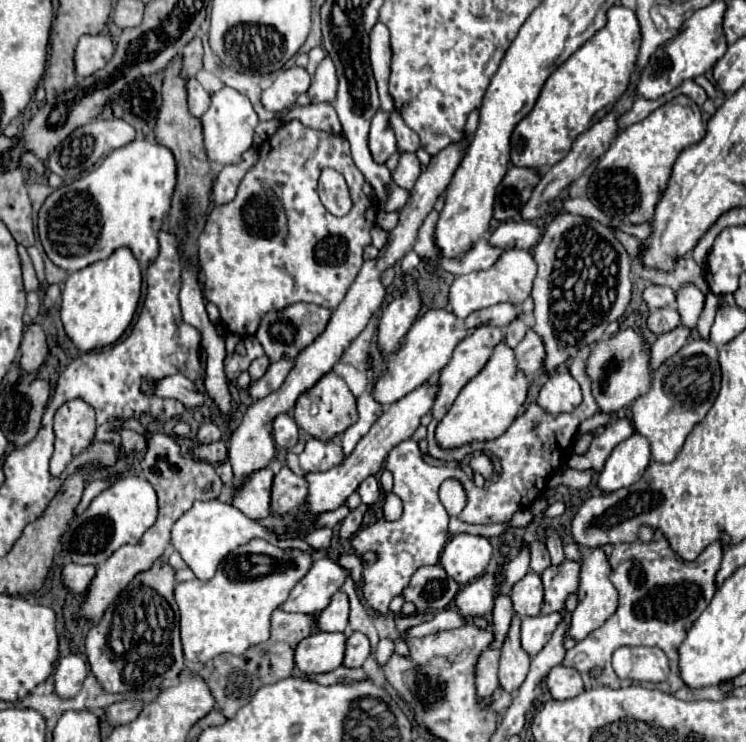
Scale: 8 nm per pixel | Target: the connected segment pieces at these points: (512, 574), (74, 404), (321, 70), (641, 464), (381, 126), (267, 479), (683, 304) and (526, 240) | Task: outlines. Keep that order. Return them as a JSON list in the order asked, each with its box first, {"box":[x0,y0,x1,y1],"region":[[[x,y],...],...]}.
[{"box":[501,548,529,592],"region":[[[523,548],[509,564],[503,564],[501,568],[503,568],[503,572],[505,572],[503,592],[509,592],[511,586],[529,572],[529,552],[527,552],[527,548]]]},{"box":[51,398,95,476],"region":[[[81,398],[65,402],[55,414],[55,452],[51,458],[51,470],[57,476],[67,462],[85,450],[95,434],[95,414]]]},{"box":[307,56,337,104],"region":[[[329,56],[319,64],[307,96],[311,102],[329,102],[329,104],[333,102],[333,98],[337,98],[337,74],[333,60]]]},{"box":[597,432,651,492],"region":[[[633,432],[627,440],[613,448],[603,470],[599,472],[597,484],[603,492],[615,492],[619,488],[631,486],[643,476],[649,462],[651,462],[649,440]]]},{"box":[369,110,397,164],"region":[[[377,110],[377,114],[371,120],[369,150],[375,158],[375,162],[381,162],[381,164],[385,164],[387,158],[397,150],[395,132],[389,126],[389,114],[385,114],[385,110]]]},{"box":[218,468,273,520],"region":[[[263,468],[253,472],[247,484],[239,490],[225,486],[218,499],[223,502],[231,500],[231,504],[251,520],[265,520],[267,516],[271,516],[269,486],[273,486],[273,472],[271,468]]]},{"box":[677,284,705,330],"region":[[[687,284],[685,288],[681,288],[677,292],[677,306],[679,306],[679,314],[681,314],[681,326],[689,326],[689,330],[693,330],[703,312],[705,296],[697,286]]]},{"box":[489,220,539,250],"region":[[[521,220],[521,222],[503,222],[499,224],[497,230],[489,236],[489,244],[497,246],[501,250],[511,250],[511,248],[521,248],[529,250],[539,242],[539,230],[535,224]]]}]

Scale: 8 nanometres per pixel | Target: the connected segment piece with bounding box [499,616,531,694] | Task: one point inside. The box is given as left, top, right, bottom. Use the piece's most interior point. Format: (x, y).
(514, 664)

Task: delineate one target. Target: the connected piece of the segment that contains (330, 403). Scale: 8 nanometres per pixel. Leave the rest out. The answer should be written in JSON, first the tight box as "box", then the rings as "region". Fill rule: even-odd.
{"box":[293,372,357,440],"region":[[[329,372],[311,390],[307,390],[305,394],[299,396],[293,416],[295,416],[297,426],[303,428],[307,432],[307,436],[317,438],[317,440],[331,440],[331,438],[343,434],[349,426],[353,426],[357,422],[355,396],[351,394],[349,386],[345,384],[345,380],[341,376],[337,376],[335,372]],[[313,406],[315,406],[315,414],[313,414]]]}

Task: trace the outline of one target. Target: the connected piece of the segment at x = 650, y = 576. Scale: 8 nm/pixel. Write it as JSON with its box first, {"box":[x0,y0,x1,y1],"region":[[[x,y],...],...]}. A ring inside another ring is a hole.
{"box":[563,538,723,694],"region":[[[665,538],[653,540],[649,544],[643,544],[643,542],[617,544],[613,548],[609,562],[613,570],[611,582],[619,590],[619,608],[601,628],[593,630],[585,640],[577,642],[571,650],[565,652],[563,666],[575,668],[581,674],[585,688],[597,688],[597,686],[623,688],[633,682],[617,678],[617,674],[611,668],[611,654],[621,646],[657,646],[667,654],[671,672],[667,680],[663,680],[661,684],[655,684],[655,690],[661,690],[667,694],[677,692],[683,686],[679,678],[677,650],[687,634],[687,628],[691,628],[691,624],[699,618],[699,614],[709,606],[717,590],[715,574],[721,566],[721,556],[723,556],[721,542],[709,544],[701,552],[701,556],[693,562],[677,558],[677,554],[669,548]],[[593,666],[601,668],[601,678],[597,680],[589,678],[589,670]]]}

